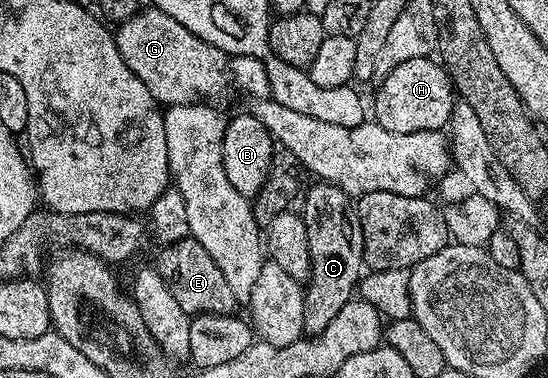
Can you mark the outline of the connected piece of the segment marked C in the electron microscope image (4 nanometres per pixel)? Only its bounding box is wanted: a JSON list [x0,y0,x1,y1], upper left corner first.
[303,182,365,337]

